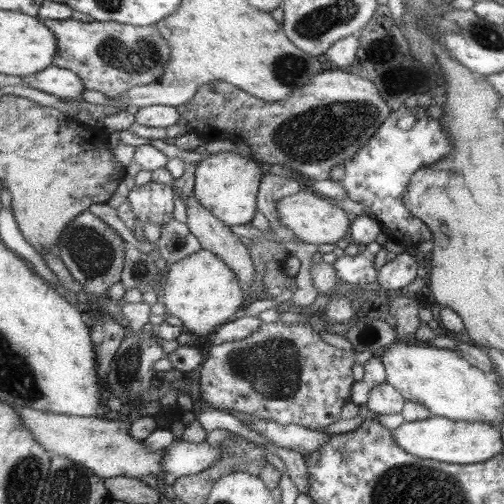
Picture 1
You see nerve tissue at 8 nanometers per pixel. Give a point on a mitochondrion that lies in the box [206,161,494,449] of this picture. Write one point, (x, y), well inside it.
(270, 368)

